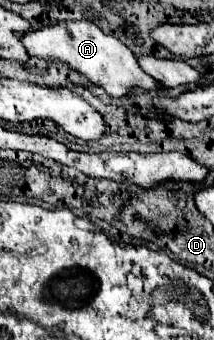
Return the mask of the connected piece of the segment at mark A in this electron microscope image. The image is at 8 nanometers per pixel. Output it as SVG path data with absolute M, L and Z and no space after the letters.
M81 20L81 22L61 22L55 26L45 26L41 30L27 32L21 36L27 52L31 56L43 58L47 62L61 60L71 70L79 72L85 80L89 80L95 86L101 86L111 98L125 98L135 92L135 88L141 88L143 92L151 92L155 88L163 88L155 80L151 80L149 74L143 72L139 66L135 54L131 48L127 48L121 40L117 40L111 34L101 32L93 22Z

